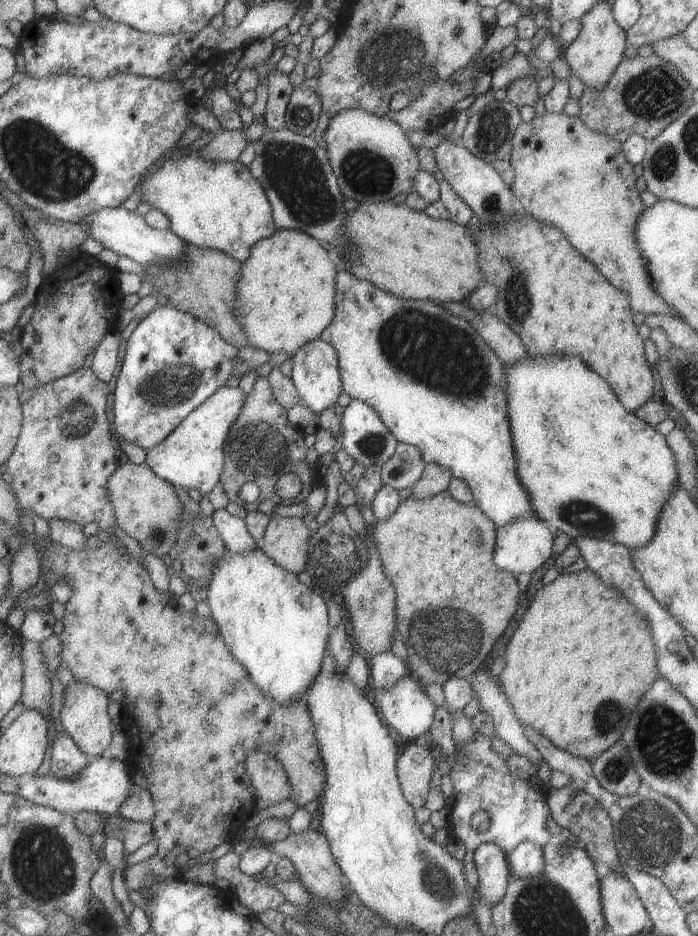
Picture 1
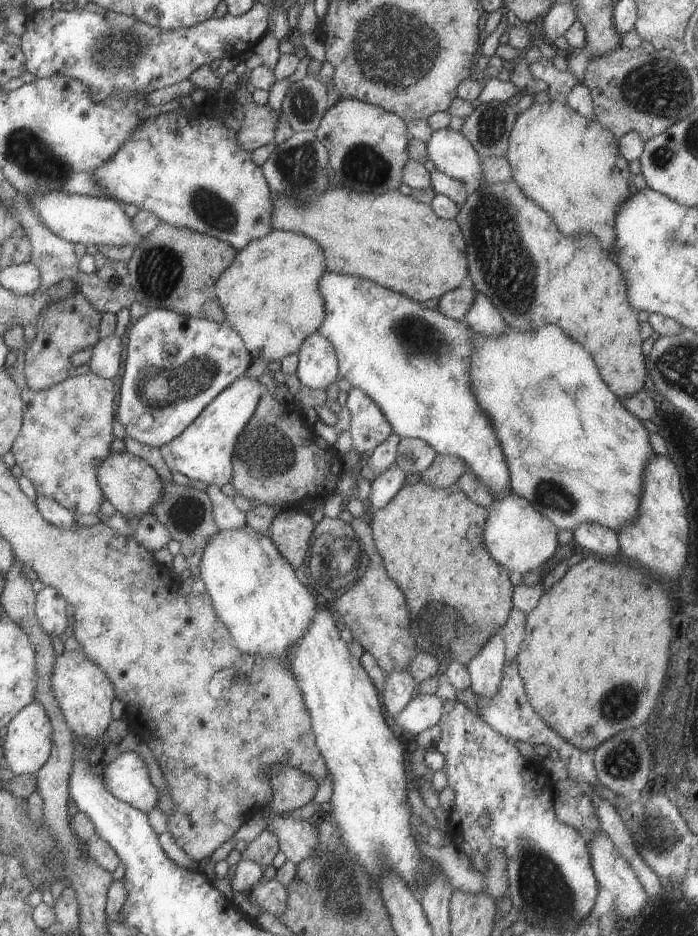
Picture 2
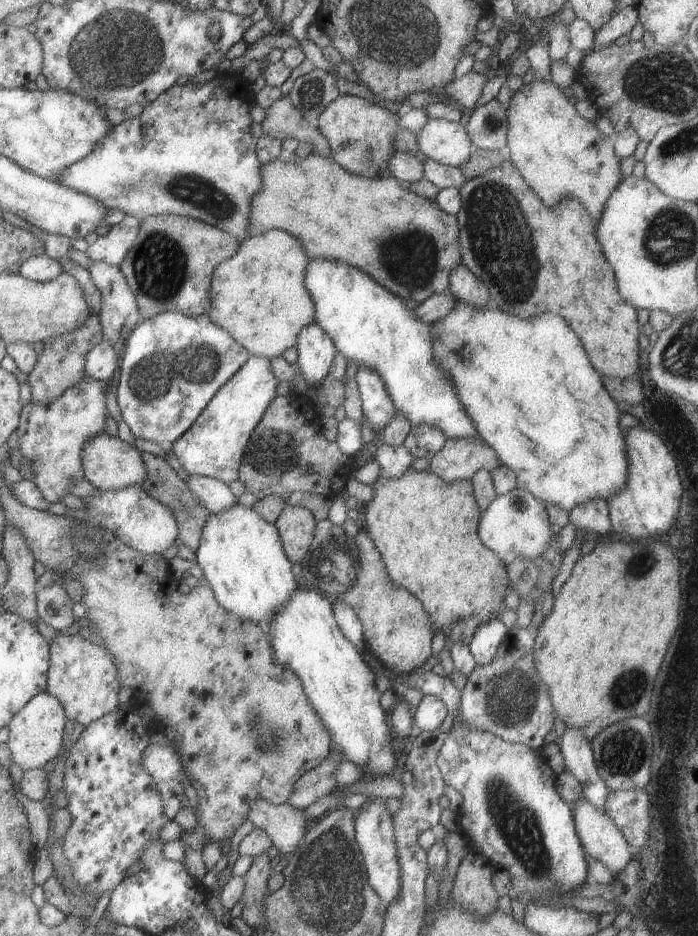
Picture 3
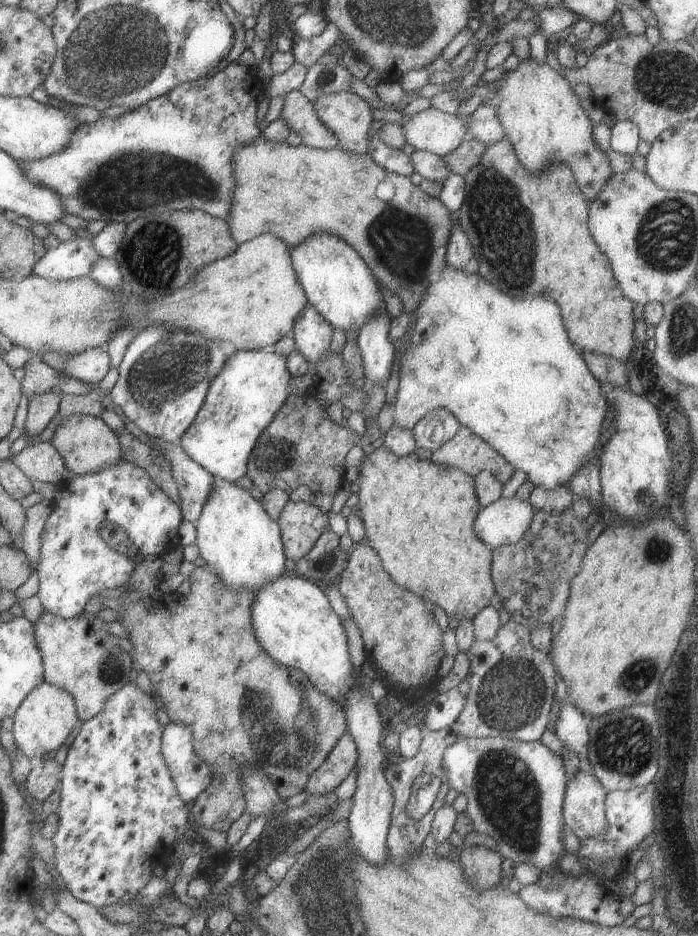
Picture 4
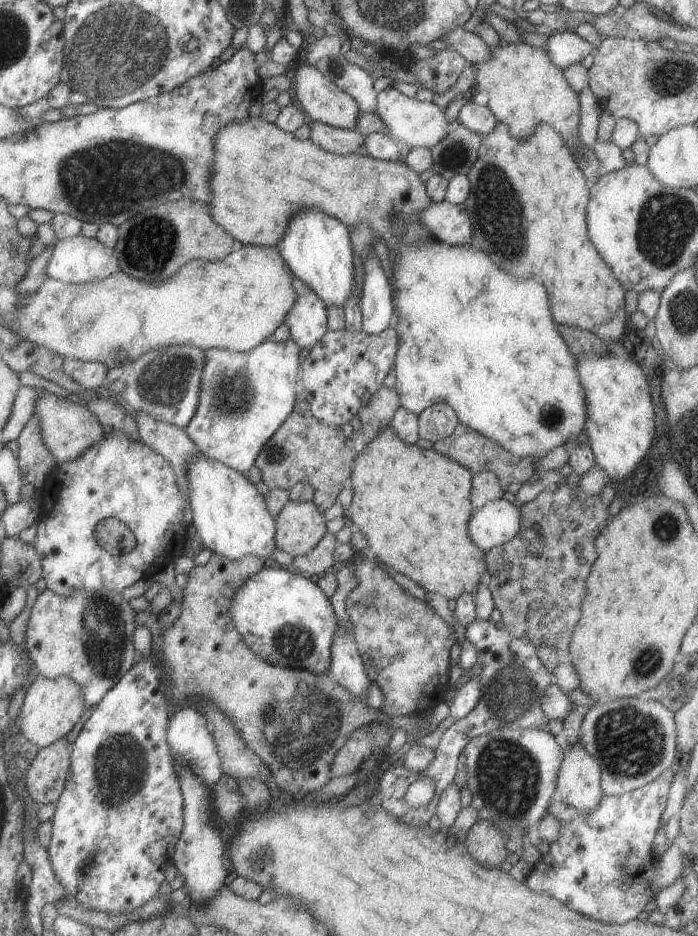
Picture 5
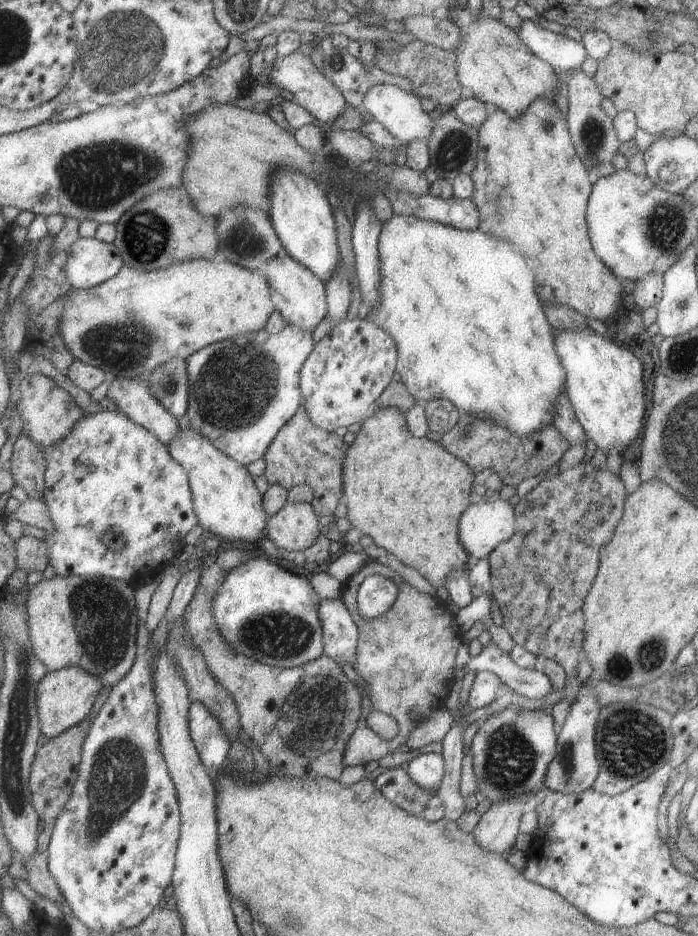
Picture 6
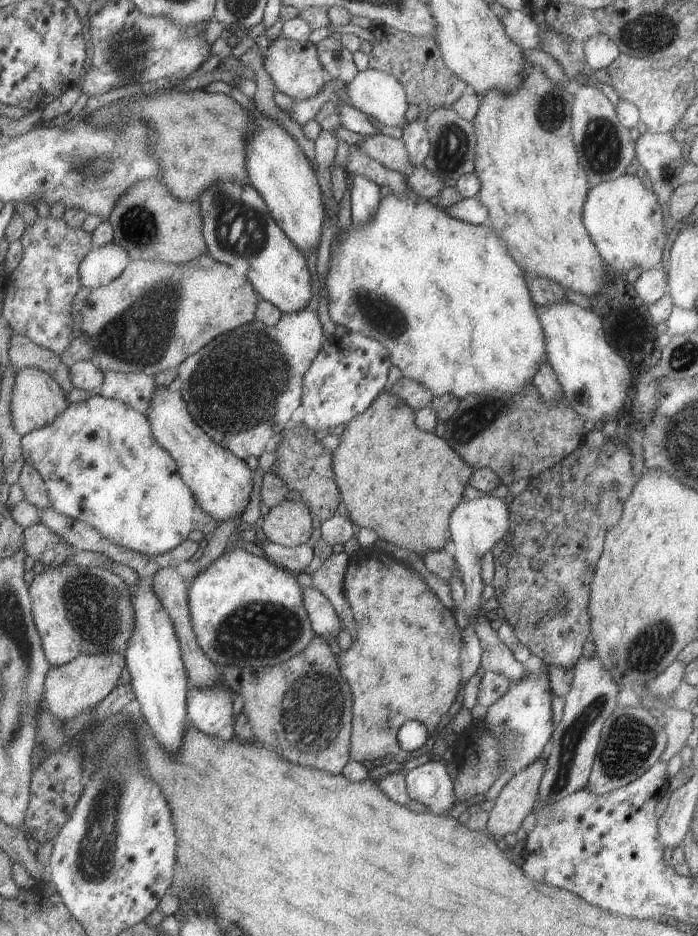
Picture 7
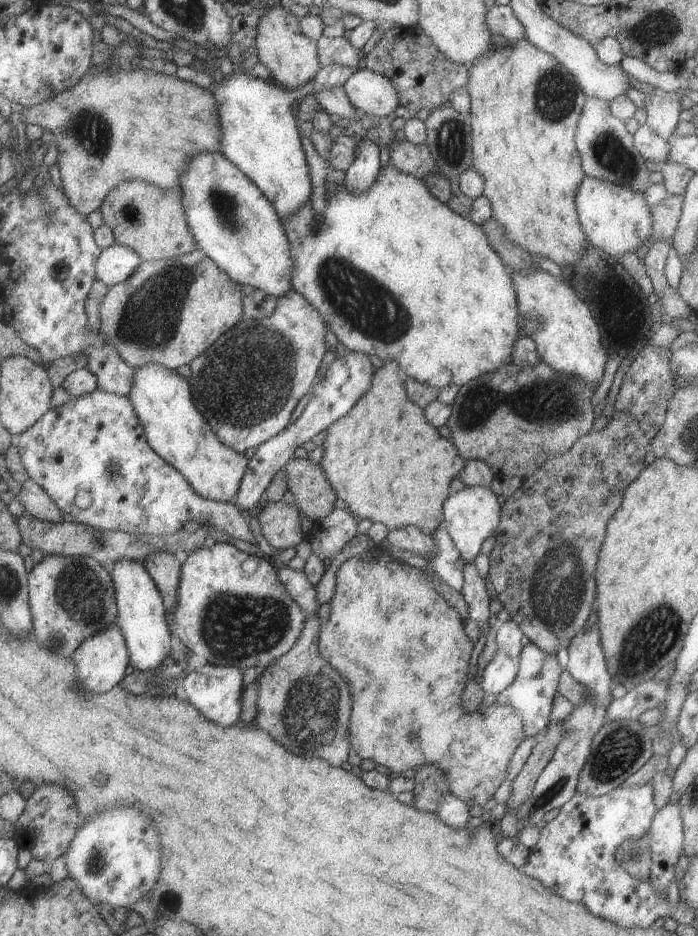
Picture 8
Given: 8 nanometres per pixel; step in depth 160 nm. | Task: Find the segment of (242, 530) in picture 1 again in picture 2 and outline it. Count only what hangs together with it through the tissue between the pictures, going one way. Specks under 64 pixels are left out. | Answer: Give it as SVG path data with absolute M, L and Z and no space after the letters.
M207 485L204 491L211 501L212 517L218 529L241 528L246 524L246 513L239 511L232 498L219 491L217 485Z

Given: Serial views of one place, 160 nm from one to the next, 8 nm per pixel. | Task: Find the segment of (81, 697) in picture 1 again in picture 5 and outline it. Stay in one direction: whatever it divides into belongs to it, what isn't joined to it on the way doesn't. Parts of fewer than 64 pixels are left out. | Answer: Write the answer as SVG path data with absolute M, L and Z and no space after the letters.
M101 587L99 590L91 592L79 589L76 590L72 595L64 597L61 595L56 595L53 591L45 588L36 596L33 605L30 607L30 615L25 631L25 649L28 654L28 658L30 659L33 668L35 668L35 672L41 676L44 676L45 678L52 679L56 676L63 675L68 676L71 678L71 680L74 680L80 686L86 708L90 706L94 707L99 702L99 700L103 698L103 695L110 688L113 688L116 682L119 682L119 677L123 676L123 673L127 672L133 664L133 652L135 651L135 648L131 640L132 636L130 631L133 630L133 627L130 625L130 623L133 621L134 615L135 612L133 609L131 609L131 606L129 606L129 601L123 599L123 597L120 595L120 592L110 591Z

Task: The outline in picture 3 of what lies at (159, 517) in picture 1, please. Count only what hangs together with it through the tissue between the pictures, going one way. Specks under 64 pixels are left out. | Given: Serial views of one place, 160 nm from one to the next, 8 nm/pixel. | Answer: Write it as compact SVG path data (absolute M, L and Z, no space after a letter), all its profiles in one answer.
M104 431L90 436L81 447L80 463L82 474L95 489L118 489L130 484L140 485L146 470L140 452L129 443L121 441L117 436L109 436Z

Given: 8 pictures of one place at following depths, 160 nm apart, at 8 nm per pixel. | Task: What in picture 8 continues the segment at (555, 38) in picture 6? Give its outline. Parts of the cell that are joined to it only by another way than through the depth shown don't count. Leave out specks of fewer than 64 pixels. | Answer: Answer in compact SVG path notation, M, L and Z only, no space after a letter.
M494 5L485 14L485 27L491 34L502 36L510 42L526 38L525 30L515 19L515 14L508 5Z

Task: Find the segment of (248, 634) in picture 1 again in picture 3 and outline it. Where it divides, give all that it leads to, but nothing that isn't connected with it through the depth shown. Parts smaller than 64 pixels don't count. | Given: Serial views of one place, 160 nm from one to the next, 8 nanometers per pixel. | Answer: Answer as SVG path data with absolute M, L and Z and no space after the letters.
M233 503L221 512L211 513L204 522L200 543L195 550L196 562L202 570L202 577L212 588L215 600L227 611L240 619L249 619L264 630L268 638L267 624L270 616L290 597L297 588L297 580L291 572L292 562L286 557L283 545L274 524L268 523L262 516L239 503Z

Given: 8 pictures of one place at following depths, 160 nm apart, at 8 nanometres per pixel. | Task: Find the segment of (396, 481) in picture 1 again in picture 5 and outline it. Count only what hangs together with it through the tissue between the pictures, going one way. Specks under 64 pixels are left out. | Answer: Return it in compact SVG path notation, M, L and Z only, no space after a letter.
M432 404L418 414L418 433L423 440L434 443L447 438L459 422L448 404Z

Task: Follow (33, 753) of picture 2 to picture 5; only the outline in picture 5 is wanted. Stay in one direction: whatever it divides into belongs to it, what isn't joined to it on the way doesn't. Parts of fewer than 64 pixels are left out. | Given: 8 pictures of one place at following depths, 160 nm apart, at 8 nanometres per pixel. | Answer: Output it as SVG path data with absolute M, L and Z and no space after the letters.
M38 674L26 689L17 726L26 740L40 749L65 737L85 709L80 686L74 680L63 675L48 679Z

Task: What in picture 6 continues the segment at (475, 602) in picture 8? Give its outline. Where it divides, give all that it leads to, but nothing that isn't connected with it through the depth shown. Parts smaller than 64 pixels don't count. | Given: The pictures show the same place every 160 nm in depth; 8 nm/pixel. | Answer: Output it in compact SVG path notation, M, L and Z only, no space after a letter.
M493 641L482 646L477 654L477 664L481 666L481 671L496 674L507 690L529 700L543 698L552 692L551 683L543 671L517 666L504 650L493 644Z

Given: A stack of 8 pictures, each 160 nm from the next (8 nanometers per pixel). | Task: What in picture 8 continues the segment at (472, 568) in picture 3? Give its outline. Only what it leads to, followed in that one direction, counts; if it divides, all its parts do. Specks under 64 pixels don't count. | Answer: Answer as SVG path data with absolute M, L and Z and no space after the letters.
M389 360L387 362L383 362L383 366L381 368L377 368L375 372L373 372L373 378L371 378L371 386L363 392L363 396L351 406L351 410L347 412L347 414L343 414L339 420L335 420L333 424L329 424L327 429L325 430L325 442L323 442L323 456L318 462L323 470L323 474L325 474L325 478L327 478L327 482L331 486L331 489L335 492L337 498L341 498L341 500L345 503L345 509L351 513L357 520L368 519L373 523L383 524L387 530L391 531L393 528L405 528L405 526L415 526L415 528L419 528L420 532L423 532L427 535L433 534L435 532L435 528L438 528L441 522L441 508L443 506L443 502L445 502L445 498L449 496L449 480L455 476L456 478L459 476L459 472L463 470L463 466L465 466L464 461L459 456L457 450L455 450L455 446L451 444L451 440L445 440L445 438L441 438L439 436L439 432L423 418L423 410L419 408L419 406L415 406L415 404L409 404L411 400L407 398L407 394L405 394L405 388L403 388L403 382L399 378L399 367L393 360Z

